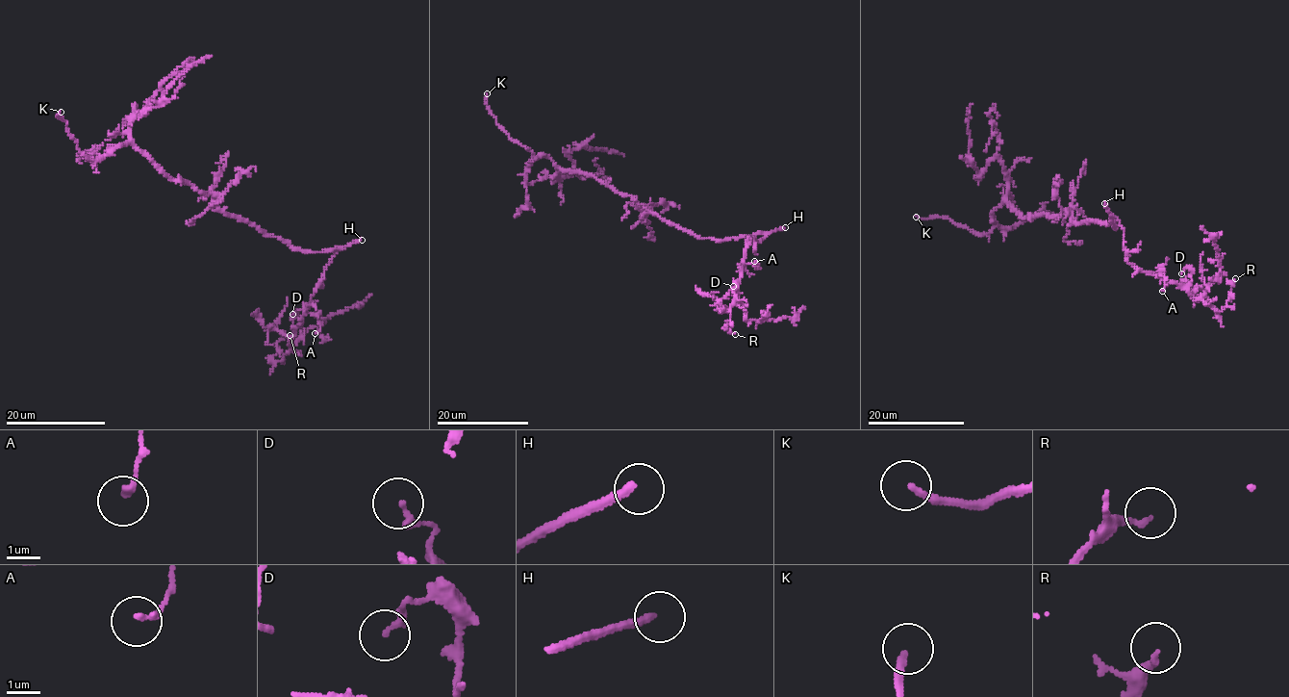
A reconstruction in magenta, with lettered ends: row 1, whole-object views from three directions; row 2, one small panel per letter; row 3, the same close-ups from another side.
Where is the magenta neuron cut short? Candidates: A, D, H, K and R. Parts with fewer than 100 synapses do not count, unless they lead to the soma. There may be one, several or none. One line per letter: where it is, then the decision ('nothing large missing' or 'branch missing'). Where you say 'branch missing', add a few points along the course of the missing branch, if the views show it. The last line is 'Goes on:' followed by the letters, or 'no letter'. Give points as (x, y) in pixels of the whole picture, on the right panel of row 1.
A: place (1162, 291); nothing large missing
D: place (1181, 273); nothing large missing
H: place (1104, 203); branch missing; course (1104, 203), (1079, 171), (1054, 162), (1026, 160), (1000, 174), (985, 167), (983, 174), (960, 179), (955, 172)
K: place (916, 217); branch missing
R: place (1235, 278); nothing large missing
Goes on: H, K

